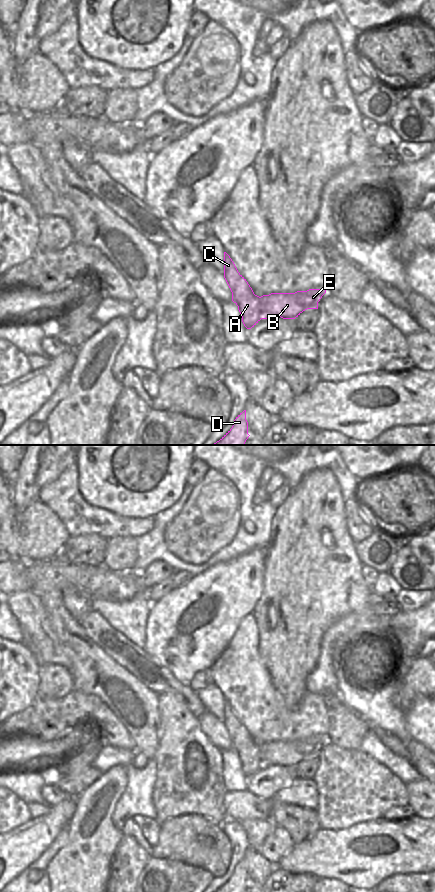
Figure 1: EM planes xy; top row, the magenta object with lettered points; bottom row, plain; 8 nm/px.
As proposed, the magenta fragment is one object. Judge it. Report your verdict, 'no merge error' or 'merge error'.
merge error

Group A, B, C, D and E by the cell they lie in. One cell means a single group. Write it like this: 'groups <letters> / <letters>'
groups A C D / B E

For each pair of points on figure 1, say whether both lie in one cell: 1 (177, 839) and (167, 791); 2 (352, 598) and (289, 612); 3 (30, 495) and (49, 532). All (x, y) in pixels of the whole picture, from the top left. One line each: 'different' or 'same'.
1: different
2: same
3: different

